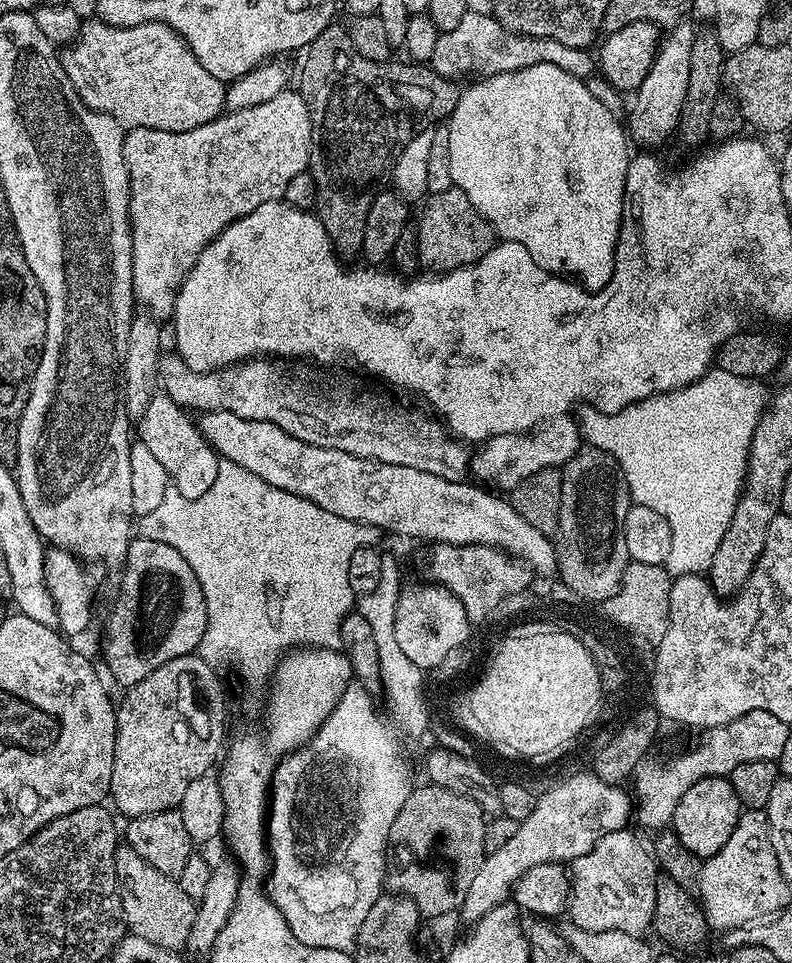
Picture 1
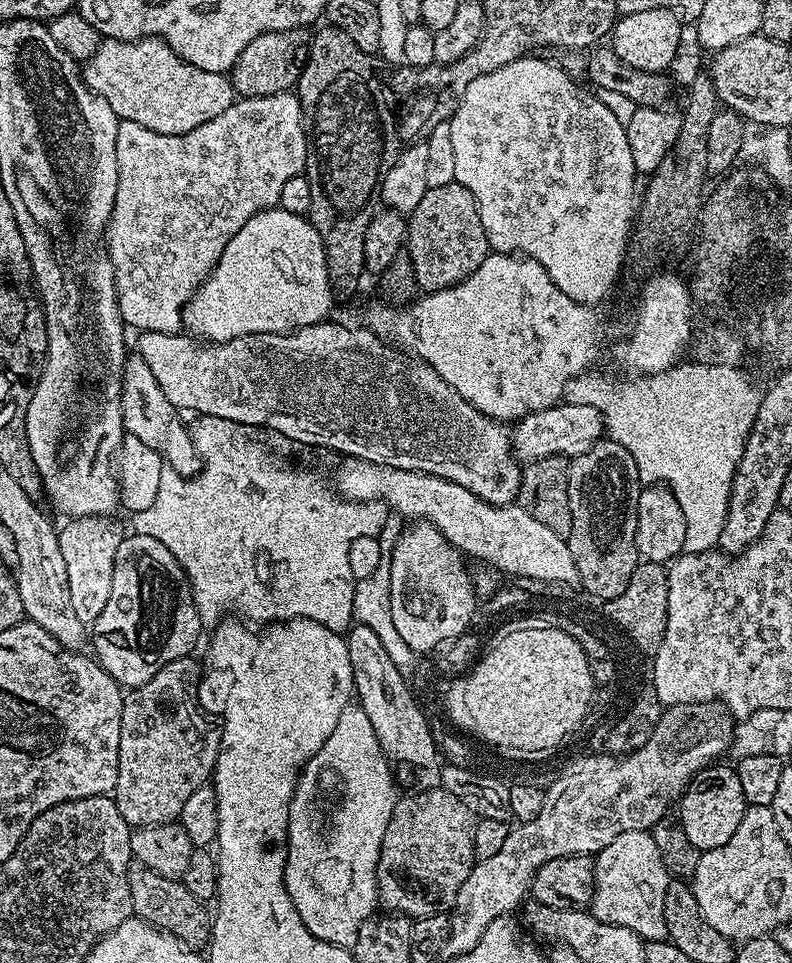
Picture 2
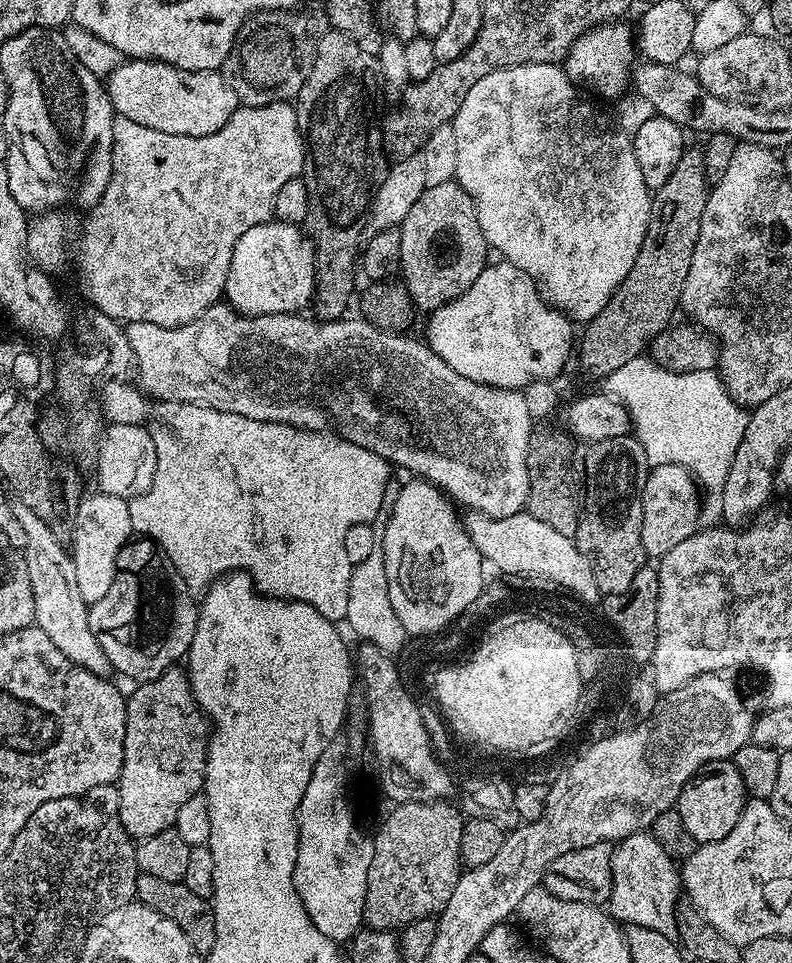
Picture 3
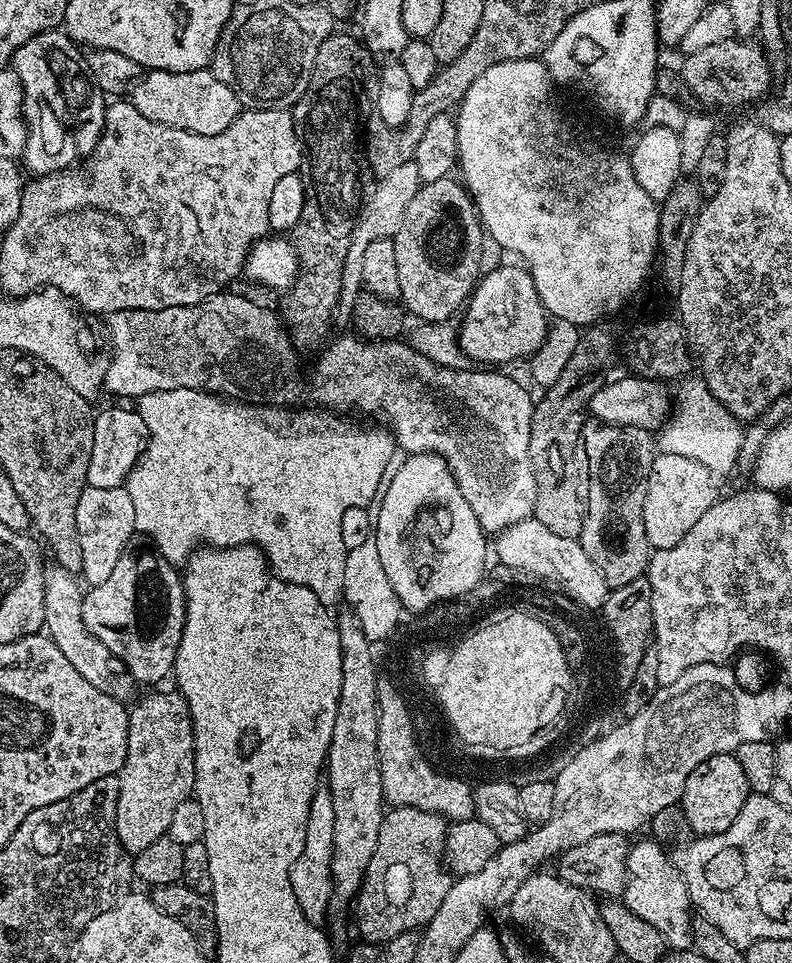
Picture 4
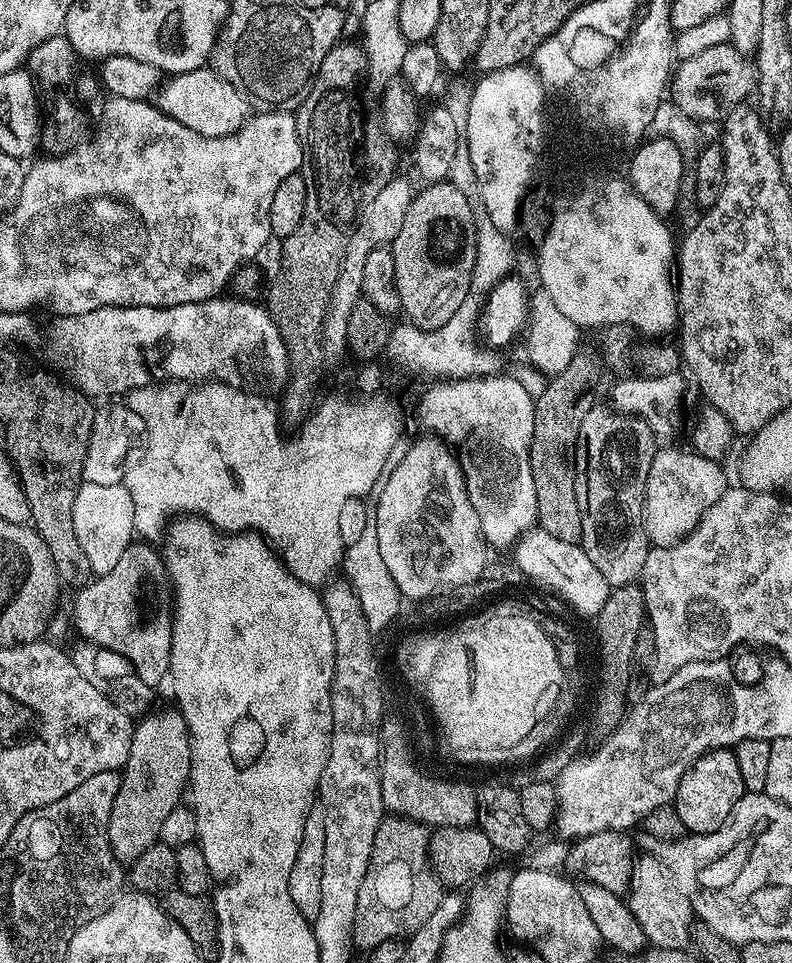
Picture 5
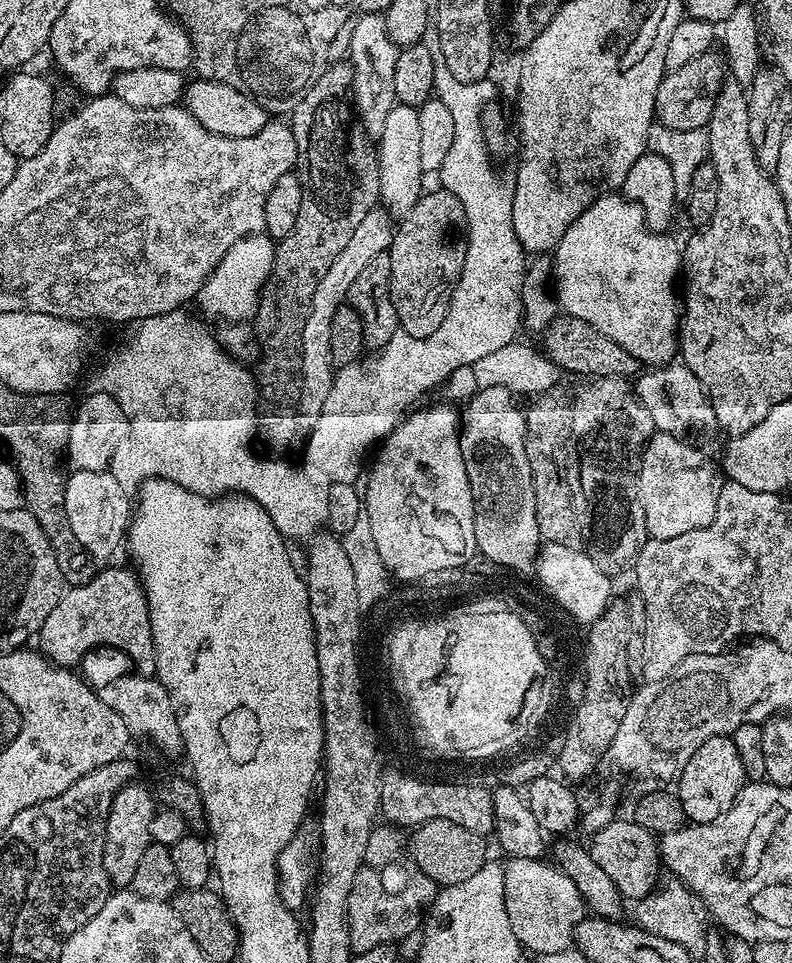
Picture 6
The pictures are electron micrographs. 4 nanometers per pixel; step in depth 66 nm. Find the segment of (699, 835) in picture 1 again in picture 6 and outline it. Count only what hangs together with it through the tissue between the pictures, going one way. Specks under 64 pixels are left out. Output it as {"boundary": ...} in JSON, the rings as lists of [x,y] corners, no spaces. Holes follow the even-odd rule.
{"boundary":[[[726,736],[702,742],[702,746],[694,750],[694,758],[686,762],[678,777],[678,795],[682,802],[682,810],[691,823],[714,822],[714,818],[730,810],[730,806],[736,801],[746,783],[742,758],[738,758],[737,754],[734,742]]]}

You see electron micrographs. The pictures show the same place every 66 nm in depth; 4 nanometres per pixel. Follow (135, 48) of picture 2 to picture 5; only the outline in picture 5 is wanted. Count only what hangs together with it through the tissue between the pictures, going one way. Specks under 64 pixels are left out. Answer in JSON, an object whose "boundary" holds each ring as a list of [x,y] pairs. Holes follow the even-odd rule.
{"boundary":[[[211,67],[182,72],[171,77],[172,80],[163,85],[158,94],[158,106],[170,118],[182,122],[182,126],[190,126],[190,130],[198,130],[206,138],[222,138],[232,136],[250,119],[250,101],[230,82],[218,78]]]}

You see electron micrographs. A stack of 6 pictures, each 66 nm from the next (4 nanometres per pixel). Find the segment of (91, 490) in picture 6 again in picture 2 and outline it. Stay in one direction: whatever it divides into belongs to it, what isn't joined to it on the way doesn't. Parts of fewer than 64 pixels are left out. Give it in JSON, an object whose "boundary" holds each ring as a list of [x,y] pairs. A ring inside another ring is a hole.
{"boundary":[[[108,514],[99,516],[78,516],[67,521],[65,528],[59,529],[60,549],[62,558],[66,562],[66,578],[68,579],[68,589],[70,590],[70,606],[74,606],[74,614],[86,626],[90,626],[102,614],[106,602],[110,598],[110,586],[112,585],[112,575],[116,565],[116,551],[122,539],[122,531],[118,525],[112,521],[113,517]]]}

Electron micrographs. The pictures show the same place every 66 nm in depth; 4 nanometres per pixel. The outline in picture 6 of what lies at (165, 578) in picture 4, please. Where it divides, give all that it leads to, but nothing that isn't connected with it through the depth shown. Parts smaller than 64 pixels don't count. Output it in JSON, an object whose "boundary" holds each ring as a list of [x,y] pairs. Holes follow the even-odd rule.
{"boundary":[[[128,568],[103,569],[89,584],[69,587],[39,630],[39,651],[52,663],[72,670],[93,648],[117,648],[132,659],[139,675],[155,677],[156,651],[144,585],[139,575]]]}

